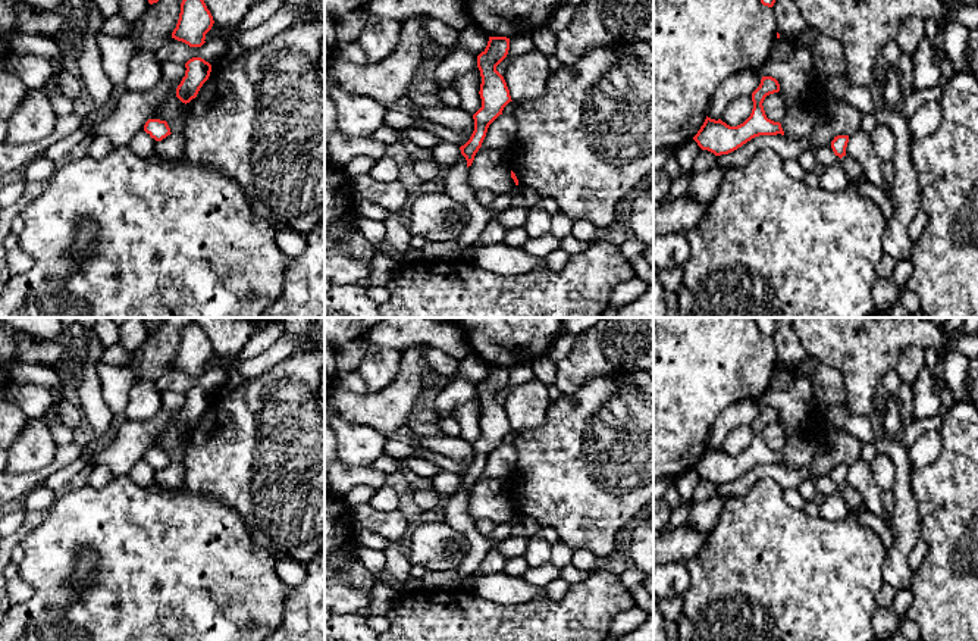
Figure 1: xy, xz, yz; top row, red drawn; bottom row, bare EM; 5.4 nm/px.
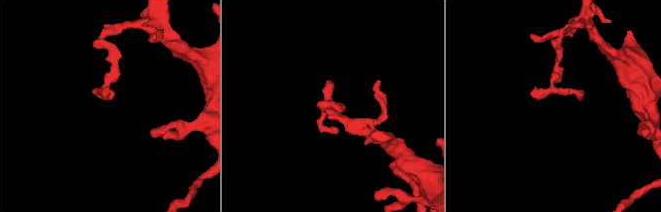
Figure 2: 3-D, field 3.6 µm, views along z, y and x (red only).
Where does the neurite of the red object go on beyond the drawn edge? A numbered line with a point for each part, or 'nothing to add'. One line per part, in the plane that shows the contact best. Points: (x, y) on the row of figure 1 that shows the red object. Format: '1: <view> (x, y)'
nothing to add

